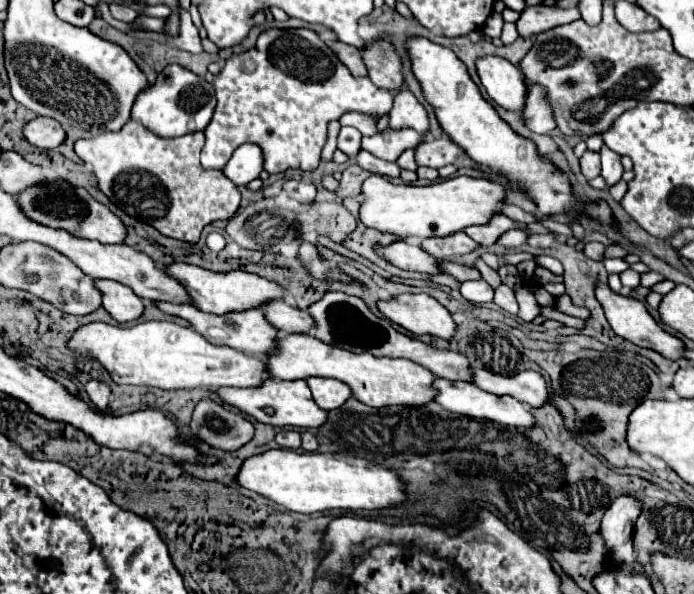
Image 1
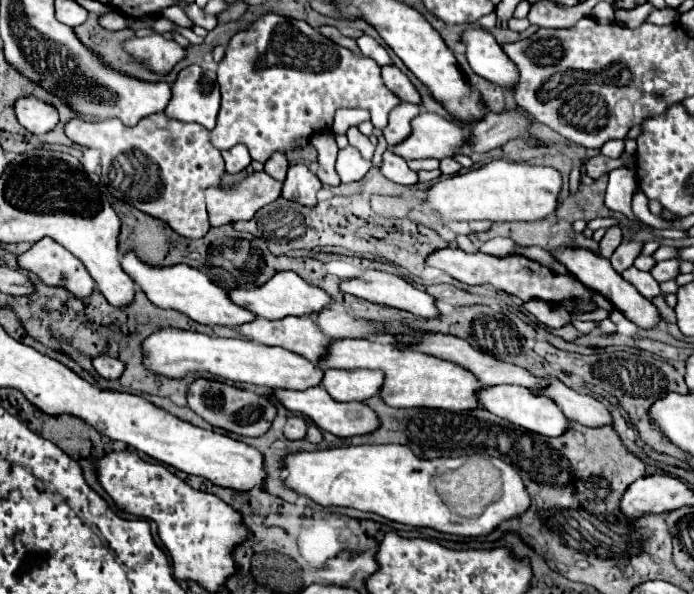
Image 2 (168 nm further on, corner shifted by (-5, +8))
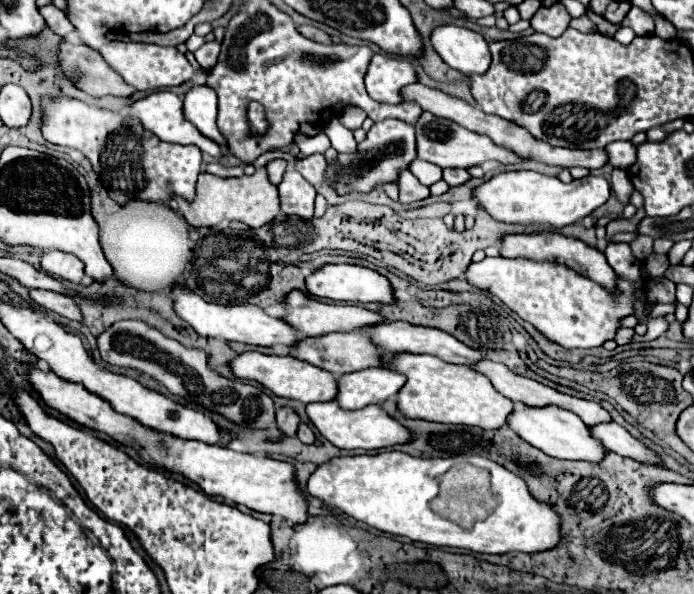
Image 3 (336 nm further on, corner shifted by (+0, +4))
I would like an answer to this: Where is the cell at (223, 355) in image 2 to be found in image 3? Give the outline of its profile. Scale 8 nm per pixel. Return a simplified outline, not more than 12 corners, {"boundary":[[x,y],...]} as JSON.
{"boundary":[[241,352],[239,380],[303,404],[333,400],[337,378],[293,356]]}

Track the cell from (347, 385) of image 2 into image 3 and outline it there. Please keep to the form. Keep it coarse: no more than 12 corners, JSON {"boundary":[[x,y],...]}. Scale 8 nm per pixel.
{"boundary":[[387,368],[339,378],[335,402],[359,410],[395,396],[405,376]]}

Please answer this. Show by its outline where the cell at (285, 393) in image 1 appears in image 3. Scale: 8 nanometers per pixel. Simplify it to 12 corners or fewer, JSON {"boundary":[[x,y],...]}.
{"boundary":[[307,404],[309,420],[337,448],[403,444],[405,428],[377,404],[343,410]]}

